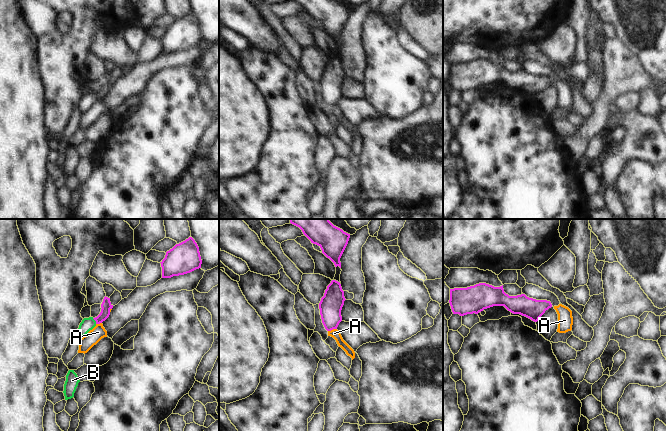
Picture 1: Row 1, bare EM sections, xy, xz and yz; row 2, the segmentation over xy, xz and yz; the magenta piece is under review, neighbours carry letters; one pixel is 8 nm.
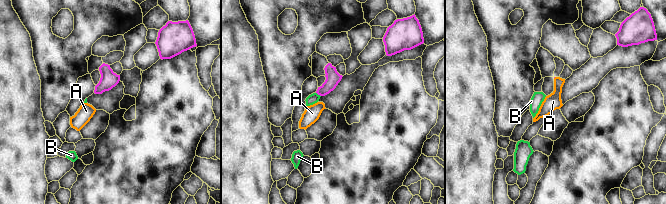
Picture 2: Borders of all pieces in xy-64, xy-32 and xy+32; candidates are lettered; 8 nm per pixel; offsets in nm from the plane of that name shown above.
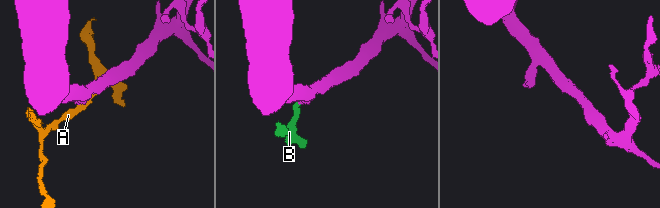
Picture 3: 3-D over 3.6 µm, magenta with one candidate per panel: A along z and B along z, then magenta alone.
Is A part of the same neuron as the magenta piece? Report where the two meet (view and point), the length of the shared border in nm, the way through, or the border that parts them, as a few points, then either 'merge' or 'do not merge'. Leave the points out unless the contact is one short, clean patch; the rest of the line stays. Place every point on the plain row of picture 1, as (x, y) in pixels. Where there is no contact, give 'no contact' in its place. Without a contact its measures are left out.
contact xz (332, 105); length 80 nm; border xz (336, 104), (328, 107); do not merge

